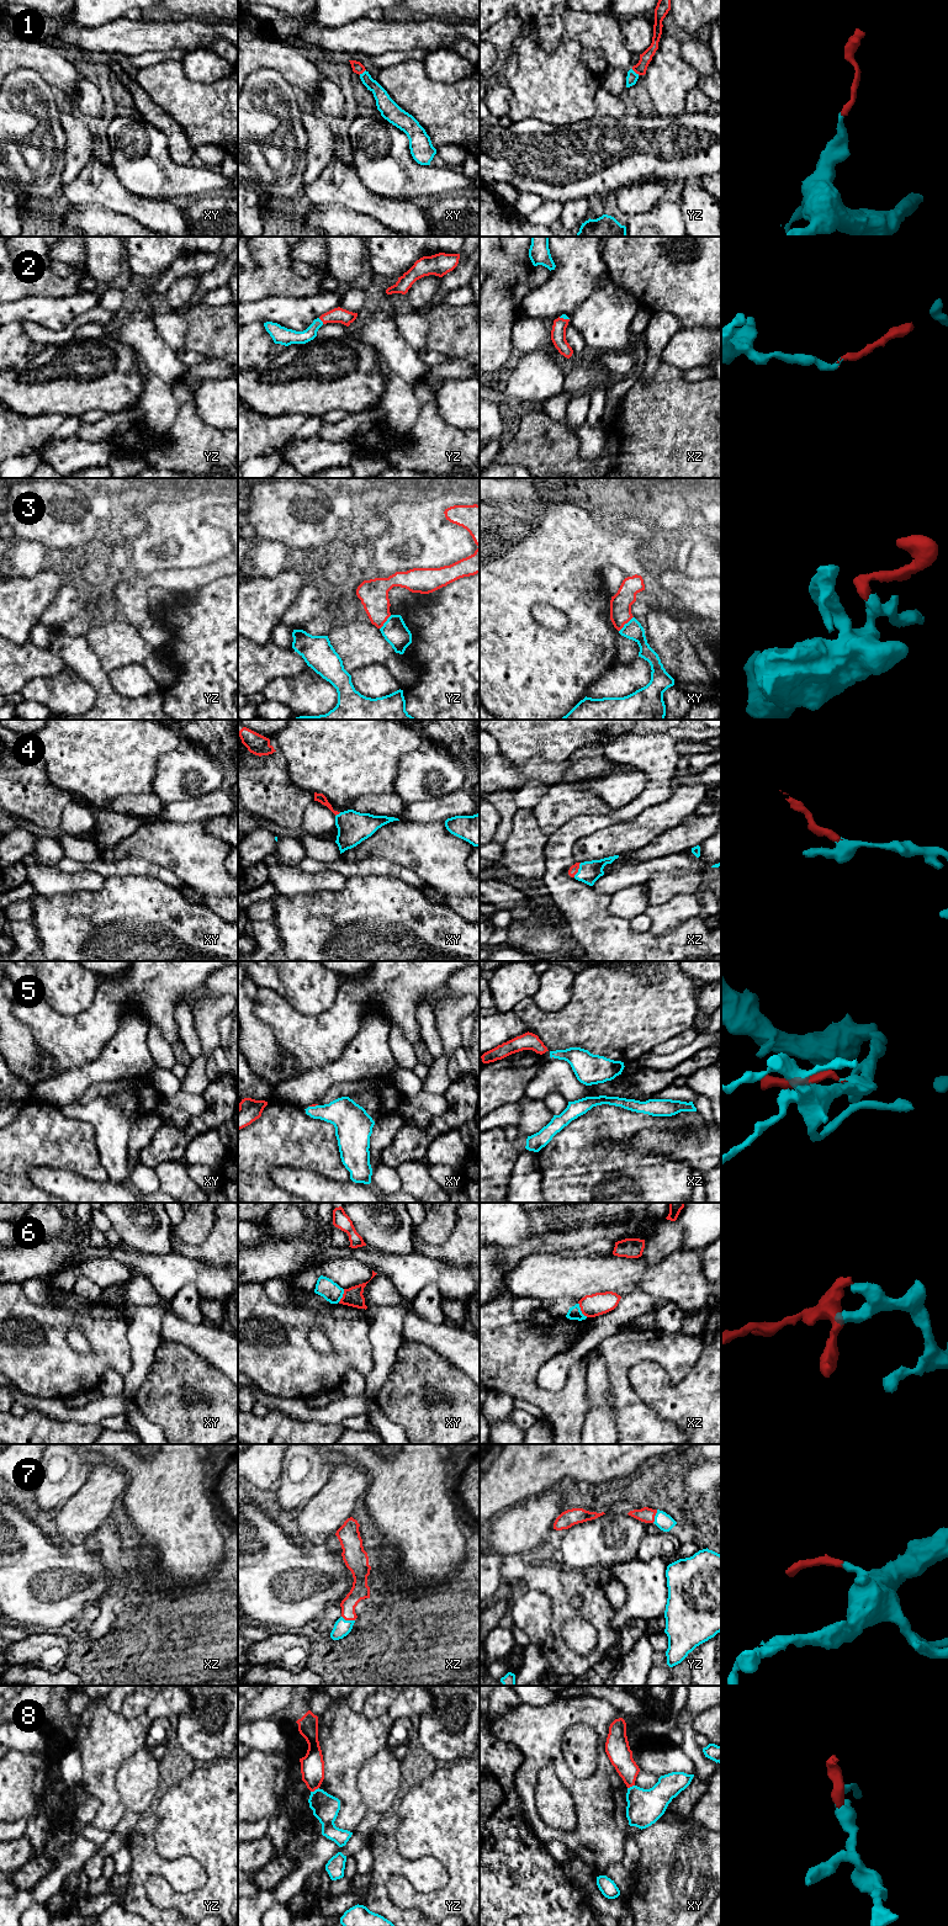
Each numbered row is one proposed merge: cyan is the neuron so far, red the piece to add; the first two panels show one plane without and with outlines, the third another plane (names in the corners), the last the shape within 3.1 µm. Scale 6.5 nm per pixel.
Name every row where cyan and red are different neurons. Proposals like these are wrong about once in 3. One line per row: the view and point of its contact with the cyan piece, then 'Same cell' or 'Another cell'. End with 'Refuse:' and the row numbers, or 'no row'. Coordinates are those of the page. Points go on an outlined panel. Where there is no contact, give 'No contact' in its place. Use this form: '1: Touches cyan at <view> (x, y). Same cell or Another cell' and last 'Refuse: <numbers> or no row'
1: Touches cyan at yz (634, 72). Same cell
2: Touches cyan at yz (321, 320). Same cell
3: Touches cyan at xy (625, 624). Another cell
4: Touches cyan at xz (578, 870). Same cell
5: Touches cyan at xy (313, 1107). Same cell
6: Touches cyan at xz (580, 1310). Another cell
7: Touches cyan at xz (348, 1621). Same cell
8: Touches cyan at yz (316, 1789). Another cell
Refuse: 3, 6, 8

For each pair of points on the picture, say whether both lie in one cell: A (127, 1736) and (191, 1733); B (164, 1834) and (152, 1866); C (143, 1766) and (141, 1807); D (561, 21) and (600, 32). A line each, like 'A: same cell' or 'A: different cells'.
A: different cells
B: different cells
C: same cell
D: same cell

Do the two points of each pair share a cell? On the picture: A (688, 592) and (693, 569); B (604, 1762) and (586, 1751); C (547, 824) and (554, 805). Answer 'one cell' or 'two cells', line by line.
A: two cells
B: two cells
C: one cell

